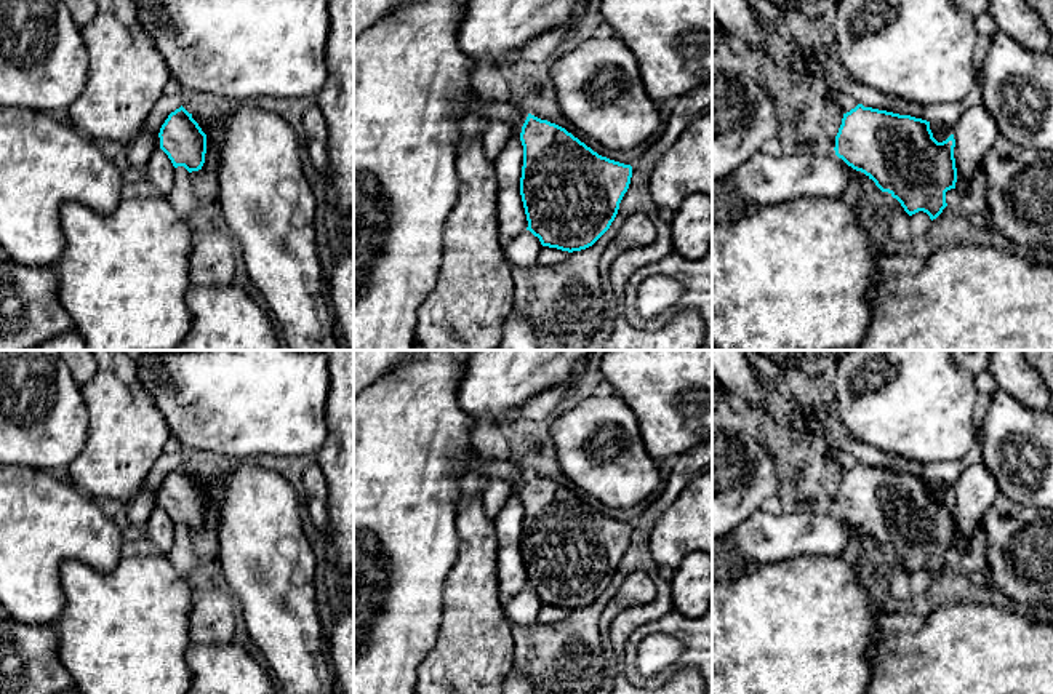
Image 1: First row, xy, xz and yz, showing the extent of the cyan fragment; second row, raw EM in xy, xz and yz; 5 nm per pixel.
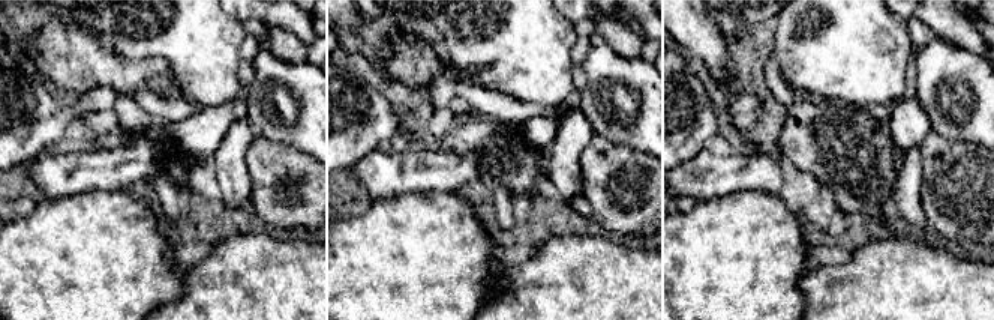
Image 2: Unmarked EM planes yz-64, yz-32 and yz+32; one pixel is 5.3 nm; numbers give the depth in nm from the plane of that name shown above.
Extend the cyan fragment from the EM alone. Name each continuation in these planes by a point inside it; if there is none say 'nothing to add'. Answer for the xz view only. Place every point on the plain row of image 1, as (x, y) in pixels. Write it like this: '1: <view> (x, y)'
1: xz (509, 470)

